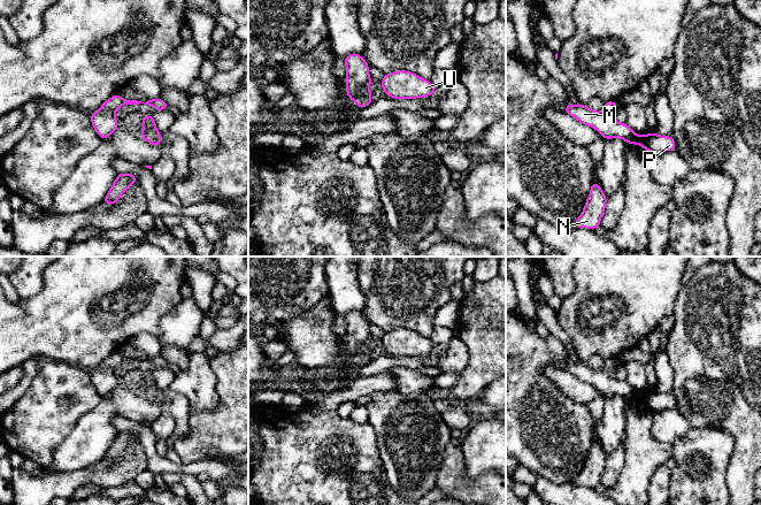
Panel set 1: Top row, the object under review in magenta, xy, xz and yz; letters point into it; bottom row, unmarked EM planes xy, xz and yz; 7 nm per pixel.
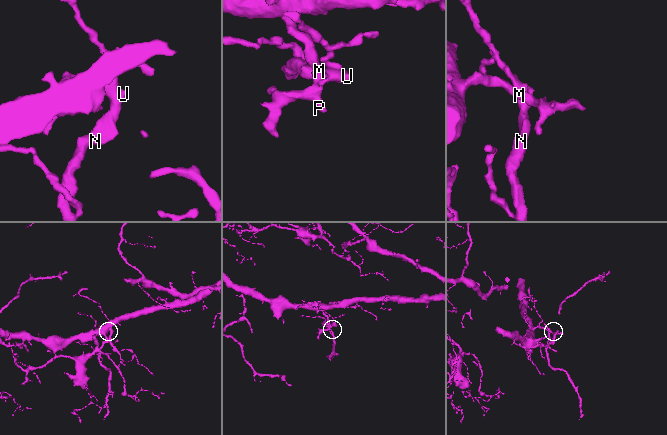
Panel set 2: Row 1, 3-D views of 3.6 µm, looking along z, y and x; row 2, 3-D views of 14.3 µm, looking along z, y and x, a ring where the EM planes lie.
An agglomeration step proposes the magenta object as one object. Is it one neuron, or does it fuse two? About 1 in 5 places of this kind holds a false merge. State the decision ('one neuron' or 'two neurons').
two neurons

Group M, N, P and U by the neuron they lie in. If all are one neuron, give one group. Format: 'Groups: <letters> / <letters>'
Groups: M P / N U

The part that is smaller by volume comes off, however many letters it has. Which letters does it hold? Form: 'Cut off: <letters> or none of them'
Cut off: N, U

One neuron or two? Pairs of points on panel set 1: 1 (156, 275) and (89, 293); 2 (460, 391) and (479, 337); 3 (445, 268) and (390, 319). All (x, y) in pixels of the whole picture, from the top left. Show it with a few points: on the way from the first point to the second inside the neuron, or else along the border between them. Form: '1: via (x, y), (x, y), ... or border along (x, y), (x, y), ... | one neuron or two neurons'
1: via (151, 304), (123, 327), (92, 320) | one neuron
2: via (474, 377), (479, 372), (479, 351) | one neuron
3: via (431, 277), (404, 305) | one neuron

